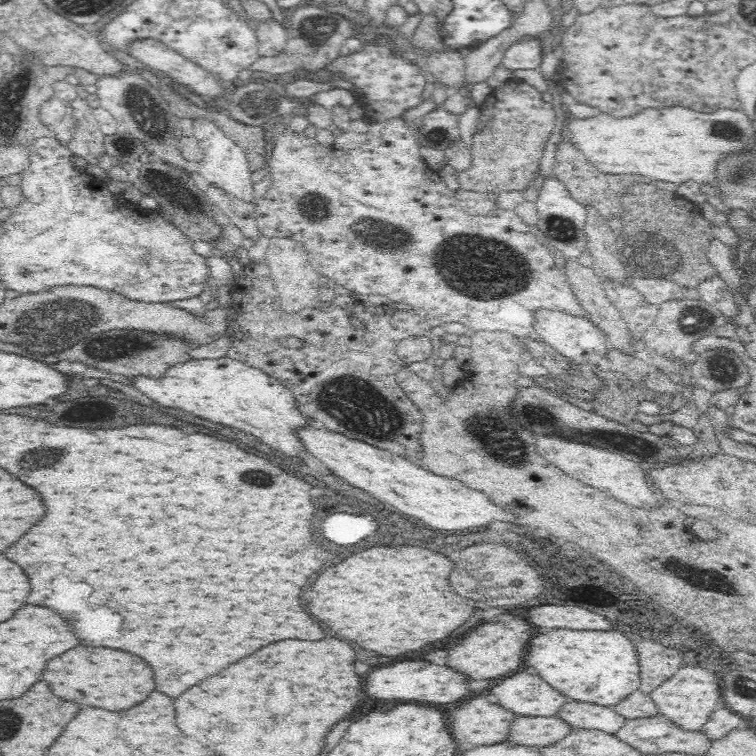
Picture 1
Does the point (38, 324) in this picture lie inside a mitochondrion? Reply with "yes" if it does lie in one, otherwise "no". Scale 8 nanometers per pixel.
yes

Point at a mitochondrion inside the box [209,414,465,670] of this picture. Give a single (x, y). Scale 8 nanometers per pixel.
(265, 482)

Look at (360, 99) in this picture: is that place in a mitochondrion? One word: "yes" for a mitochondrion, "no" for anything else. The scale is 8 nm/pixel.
no

